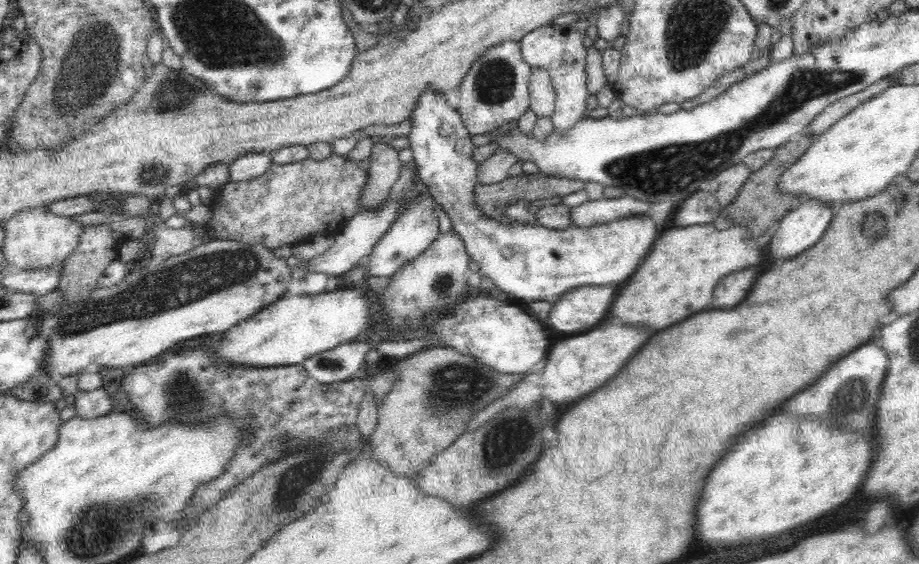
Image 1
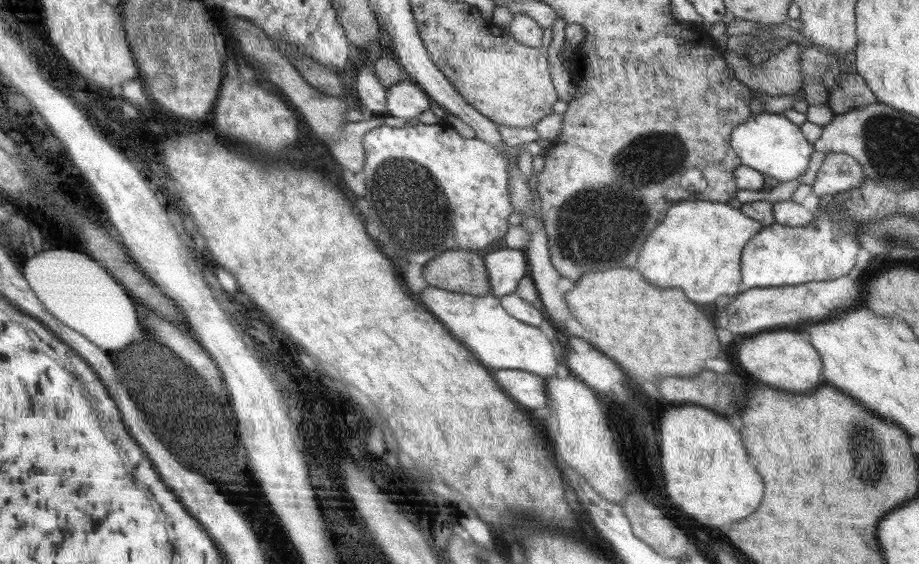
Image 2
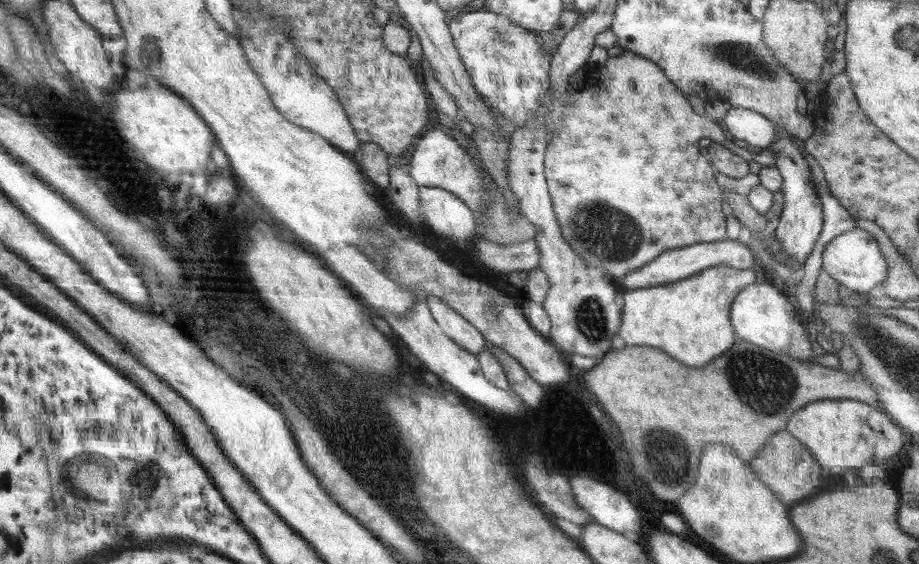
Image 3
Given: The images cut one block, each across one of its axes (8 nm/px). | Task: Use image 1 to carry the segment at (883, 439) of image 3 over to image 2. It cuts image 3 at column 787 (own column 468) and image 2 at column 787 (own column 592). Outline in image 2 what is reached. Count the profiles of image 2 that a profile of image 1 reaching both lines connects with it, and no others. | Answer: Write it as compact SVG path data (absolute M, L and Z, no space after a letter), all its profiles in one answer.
M772 330L772 332L760 332L744 338L738 344L736 360L750 376L758 378L758 381L771 387L784 389L786 392L809 393L808 390L825 382L822 378L823 362L820 362L815 345L806 342L800 332L792 332L792 330Z

